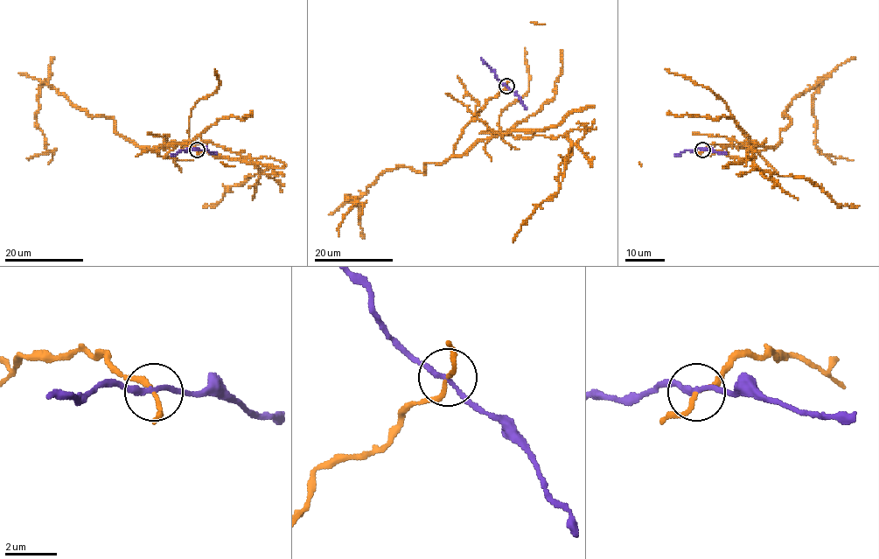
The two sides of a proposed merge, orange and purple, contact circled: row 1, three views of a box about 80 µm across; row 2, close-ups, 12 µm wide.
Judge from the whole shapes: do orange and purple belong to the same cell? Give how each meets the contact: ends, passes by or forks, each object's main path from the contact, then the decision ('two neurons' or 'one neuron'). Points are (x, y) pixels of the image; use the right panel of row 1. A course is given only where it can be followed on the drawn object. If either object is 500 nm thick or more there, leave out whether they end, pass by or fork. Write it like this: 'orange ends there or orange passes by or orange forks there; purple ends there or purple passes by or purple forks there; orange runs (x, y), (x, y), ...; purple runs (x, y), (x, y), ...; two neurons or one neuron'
orange passes by; purple passes by; orange runs (703, 150), (714, 143), (774, 146), (789, 122), (786, 107), (817, 82), (812, 100), (817, 150), (854, 159); purple runs (703, 150), (684, 150), (675, 156); two neurons

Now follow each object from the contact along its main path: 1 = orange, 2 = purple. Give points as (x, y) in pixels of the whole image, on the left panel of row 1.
1: (196, 150), (147, 150), (116, 132), (112, 118), (90, 115), (42, 82), (36, 126), (45, 150), (29, 159)
2: (196, 150), (179, 150), (170, 156)

